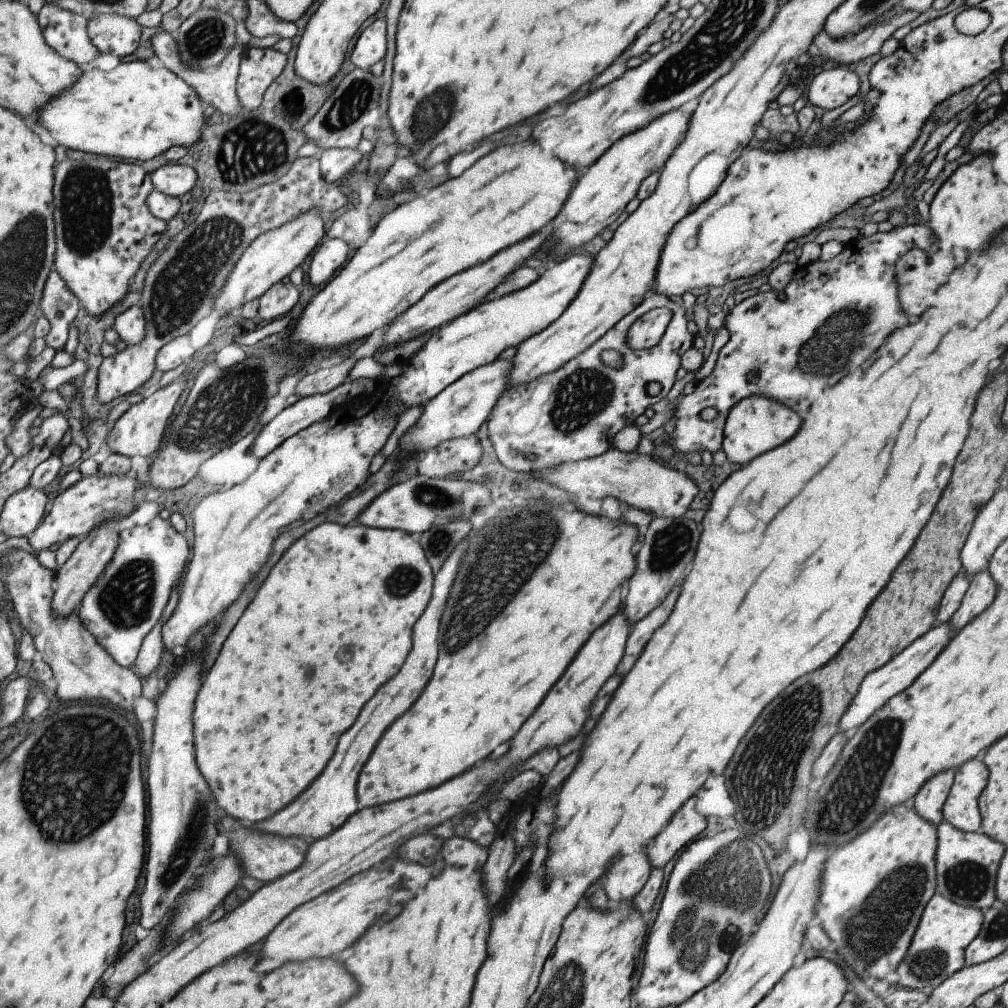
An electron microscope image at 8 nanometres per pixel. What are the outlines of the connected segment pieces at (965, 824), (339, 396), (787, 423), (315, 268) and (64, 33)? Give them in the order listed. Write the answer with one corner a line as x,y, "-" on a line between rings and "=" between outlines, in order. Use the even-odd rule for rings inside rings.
966,760
954,772
951,788
942,806
942,818
963,832
980,828
978,796
986,785
988,770
979,760
=
360,377
351,381
337,385
326,393
317,393
308,397
301,397
292,405
285,407
277,416
274,416
269,422
266,422
257,433
257,437
253,440
249,452
252,452
258,459
269,454
276,446
279,446
286,438
297,434
300,430
307,428
310,424
323,420
337,405
343,404
348,399
359,397
364,393
371,393
375,390
375,380
379,378
=
749,395
737,401
728,410
722,430
721,449
728,461
745,464
751,458
783,444
787,438
791,438
797,432
799,424
801,424
799,416
784,404
779,404
776,400
763,395
=
323,236
321,244
313,250
313,256
307,270
307,278
313,286
325,284
331,280
337,270
347,262
347,243
341,238
=
53,2
43,3
36,19
44,41
58,55
71,59
77,66
89,62
99,54
89,42
87,20
83,15
60,9

